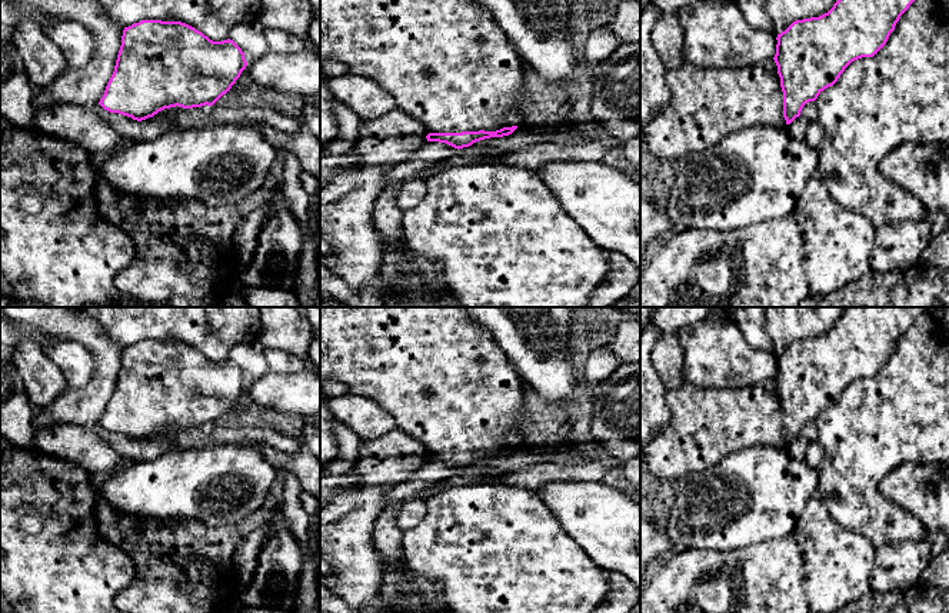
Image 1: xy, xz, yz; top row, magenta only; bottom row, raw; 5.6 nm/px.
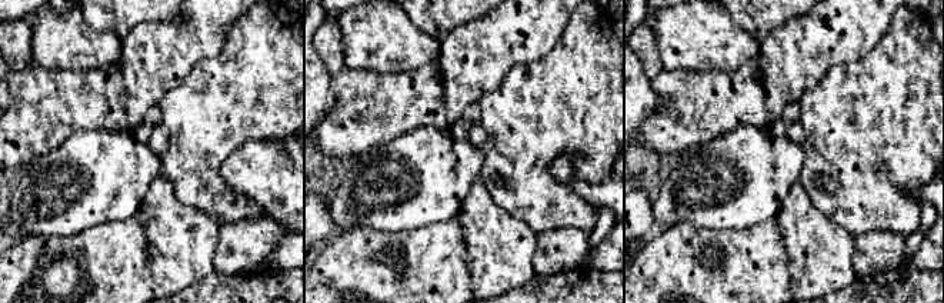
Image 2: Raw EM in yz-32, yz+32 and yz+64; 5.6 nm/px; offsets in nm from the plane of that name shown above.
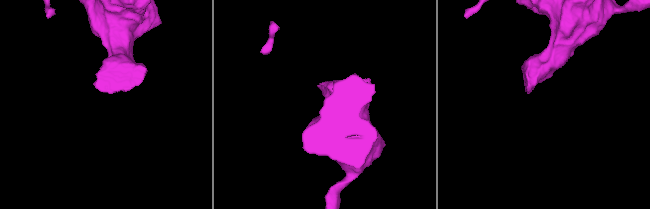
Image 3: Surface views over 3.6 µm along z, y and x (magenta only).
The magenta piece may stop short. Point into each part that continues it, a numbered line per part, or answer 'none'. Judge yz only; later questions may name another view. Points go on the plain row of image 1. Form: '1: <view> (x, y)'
1: yz (706, 425)

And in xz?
1: xz (439, 373)

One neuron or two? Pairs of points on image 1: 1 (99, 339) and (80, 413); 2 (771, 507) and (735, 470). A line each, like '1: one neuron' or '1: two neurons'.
1: one neuron
2: one neuron

